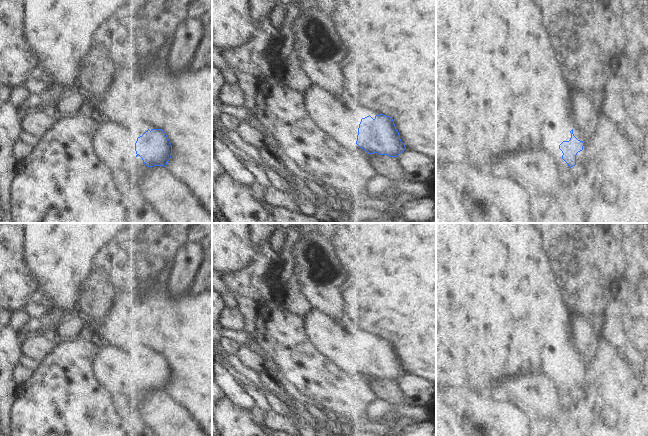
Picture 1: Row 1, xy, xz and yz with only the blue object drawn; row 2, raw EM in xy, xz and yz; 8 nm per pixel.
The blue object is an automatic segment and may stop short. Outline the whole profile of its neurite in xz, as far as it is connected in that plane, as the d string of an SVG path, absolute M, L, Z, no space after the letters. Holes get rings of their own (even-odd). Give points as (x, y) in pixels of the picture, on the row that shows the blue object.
M314 84L303 91L303 104L310 119L336 143L356 143L368 154L390 157L406 150L389 116L362 118L330 91Z

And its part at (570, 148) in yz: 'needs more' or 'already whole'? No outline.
needs more

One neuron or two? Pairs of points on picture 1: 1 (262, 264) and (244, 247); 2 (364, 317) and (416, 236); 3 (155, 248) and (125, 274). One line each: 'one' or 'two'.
1: two
2: one
3: two

